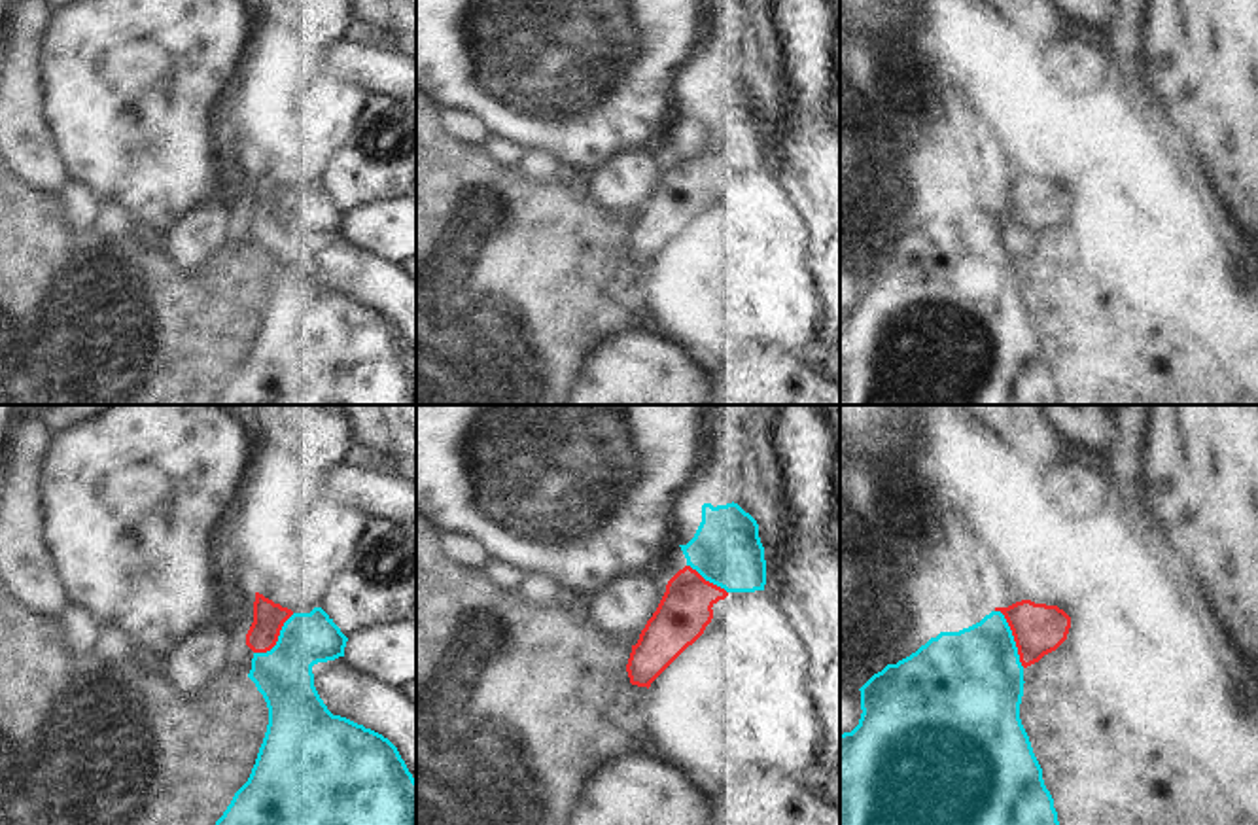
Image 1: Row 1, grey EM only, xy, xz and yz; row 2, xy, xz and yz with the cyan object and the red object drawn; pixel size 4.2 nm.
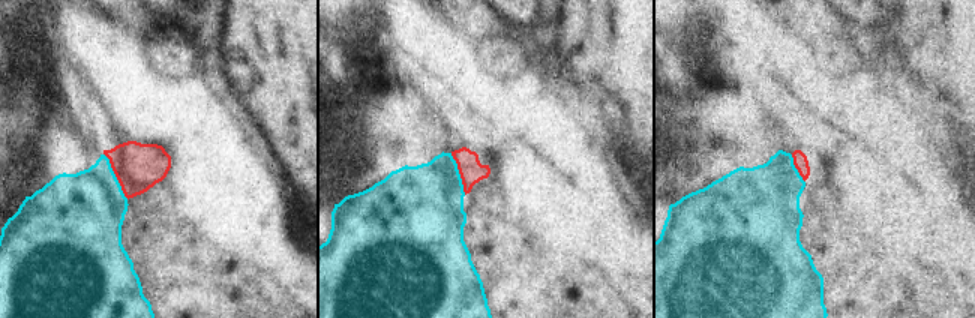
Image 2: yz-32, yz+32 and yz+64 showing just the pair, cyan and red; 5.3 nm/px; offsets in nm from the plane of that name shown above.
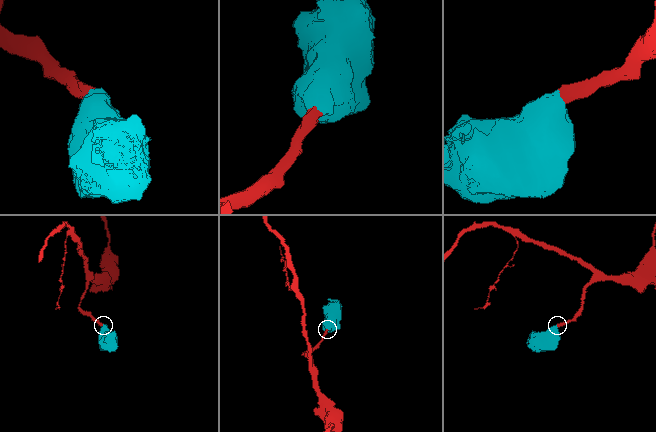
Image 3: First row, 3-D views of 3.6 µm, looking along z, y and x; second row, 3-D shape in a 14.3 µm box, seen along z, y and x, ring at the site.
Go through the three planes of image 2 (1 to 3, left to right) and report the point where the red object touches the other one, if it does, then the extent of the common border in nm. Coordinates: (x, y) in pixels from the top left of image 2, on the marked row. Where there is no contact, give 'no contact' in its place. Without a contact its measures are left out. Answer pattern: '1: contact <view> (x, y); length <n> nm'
1: contact yz-32 (114, 176); length 280 nm
2: contact yz+32 (459, 174); length 240 nm
3: contact yz+64 (795, 168); length 170 nm

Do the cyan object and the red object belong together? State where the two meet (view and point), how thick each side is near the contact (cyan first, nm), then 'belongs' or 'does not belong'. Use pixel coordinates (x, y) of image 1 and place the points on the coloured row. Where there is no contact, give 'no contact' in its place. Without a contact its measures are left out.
meets cyan in yz at (1013, 638); 440 nm thick on the cyan side, 220 nm on the other; belongs

